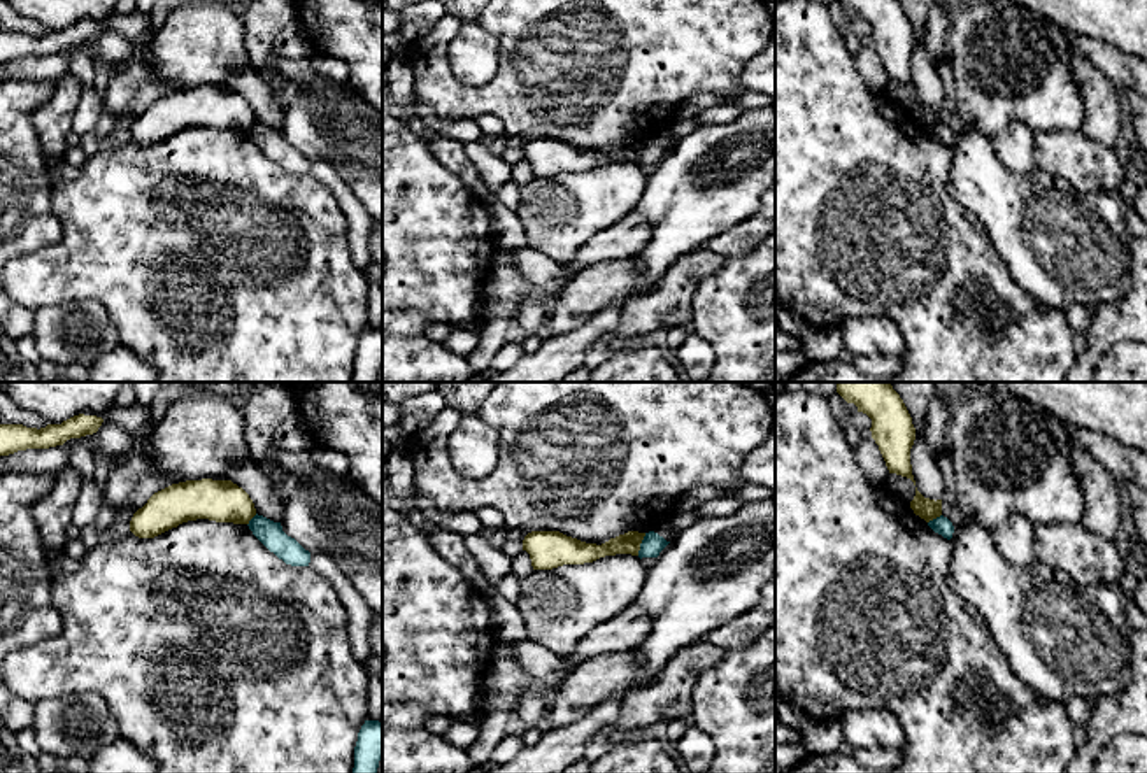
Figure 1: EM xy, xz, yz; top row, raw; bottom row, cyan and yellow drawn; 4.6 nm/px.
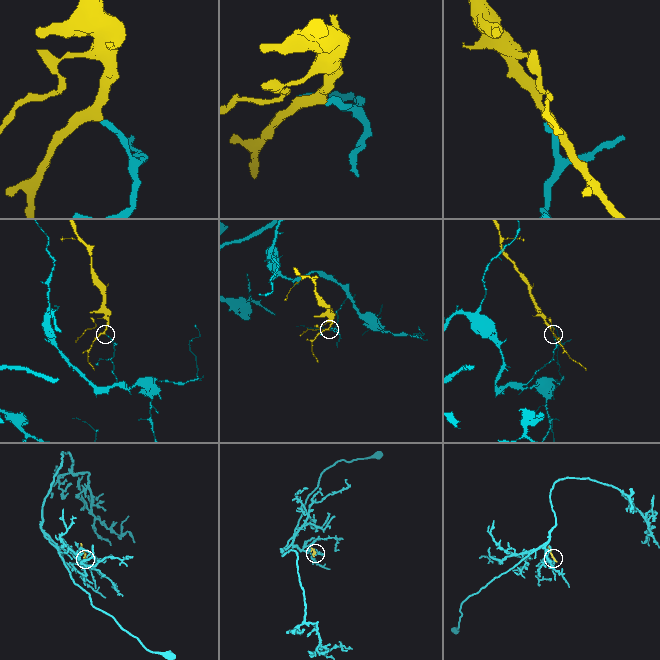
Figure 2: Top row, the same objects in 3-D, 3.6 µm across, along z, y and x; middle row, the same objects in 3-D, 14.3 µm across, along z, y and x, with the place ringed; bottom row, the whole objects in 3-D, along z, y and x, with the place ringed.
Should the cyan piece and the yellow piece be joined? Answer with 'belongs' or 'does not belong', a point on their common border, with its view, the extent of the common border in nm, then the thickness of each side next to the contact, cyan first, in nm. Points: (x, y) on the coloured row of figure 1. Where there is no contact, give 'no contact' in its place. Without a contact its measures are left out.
does not belong | xz (641, 544) | 110 nm | 100/100 nm

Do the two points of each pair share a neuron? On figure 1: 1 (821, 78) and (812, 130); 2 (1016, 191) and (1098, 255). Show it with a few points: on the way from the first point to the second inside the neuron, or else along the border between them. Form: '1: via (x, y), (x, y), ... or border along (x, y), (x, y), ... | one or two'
1: via (812, 90), (812, 118) | one
2: via (1037, 212), (1077, 251) | one

